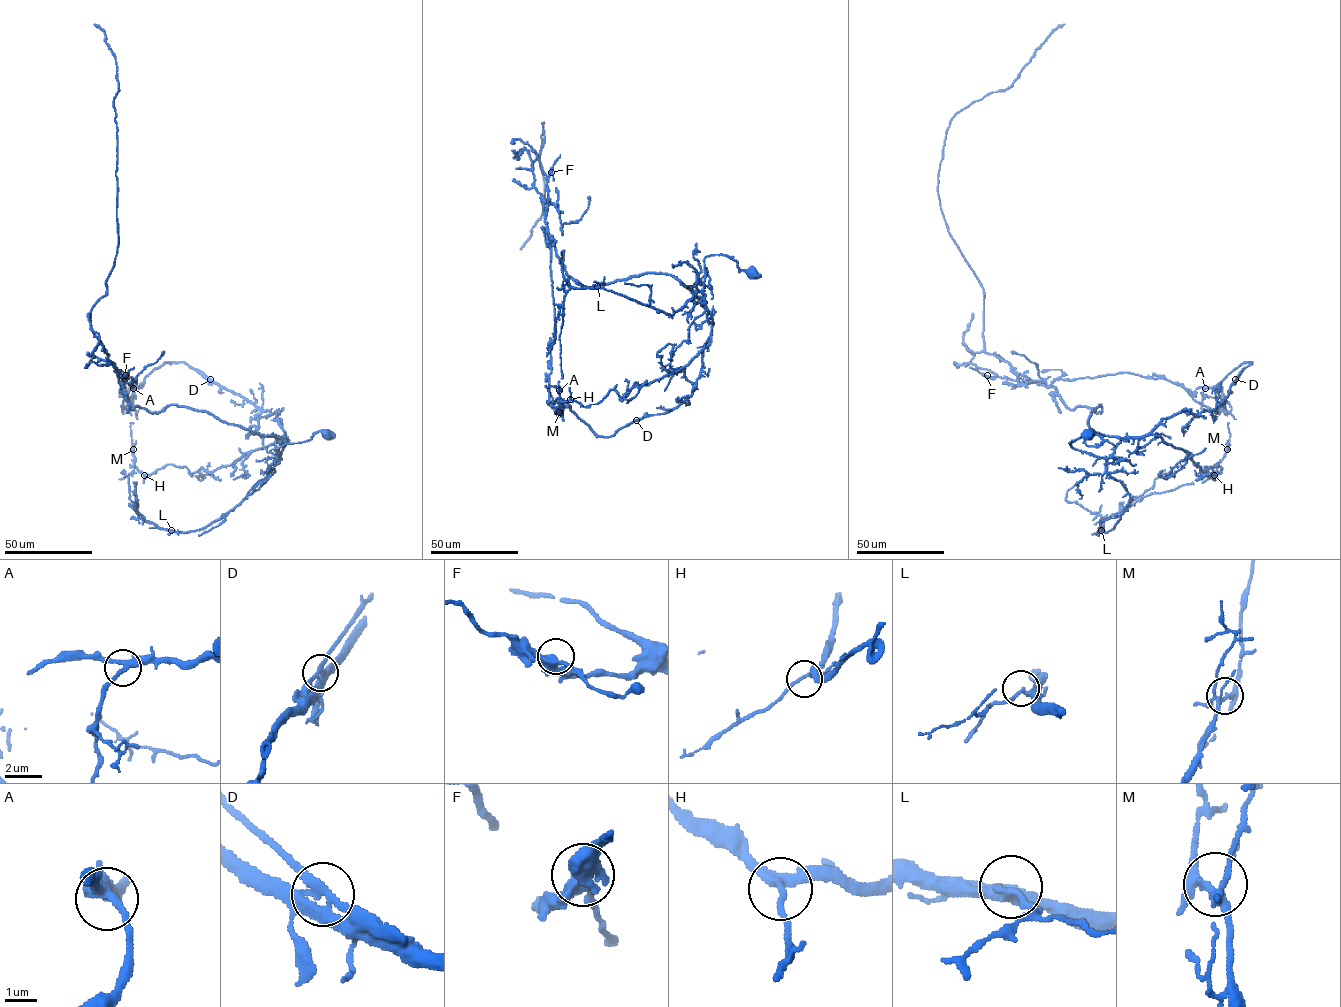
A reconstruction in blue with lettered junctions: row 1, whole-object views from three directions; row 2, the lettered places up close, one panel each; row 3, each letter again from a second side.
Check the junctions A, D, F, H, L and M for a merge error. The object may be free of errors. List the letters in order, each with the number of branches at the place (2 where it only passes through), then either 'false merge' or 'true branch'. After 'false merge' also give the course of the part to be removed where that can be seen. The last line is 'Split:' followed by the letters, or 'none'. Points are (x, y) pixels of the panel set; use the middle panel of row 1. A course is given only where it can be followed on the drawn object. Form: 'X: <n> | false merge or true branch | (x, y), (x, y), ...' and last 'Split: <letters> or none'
A: 3 | true branch
D: 4 | false merge | (636, 420), (622, 427)
F: 4 | true branch
H: 4 | true branch
L: 3 | true branch
M: 6 | true branch
Split: D

